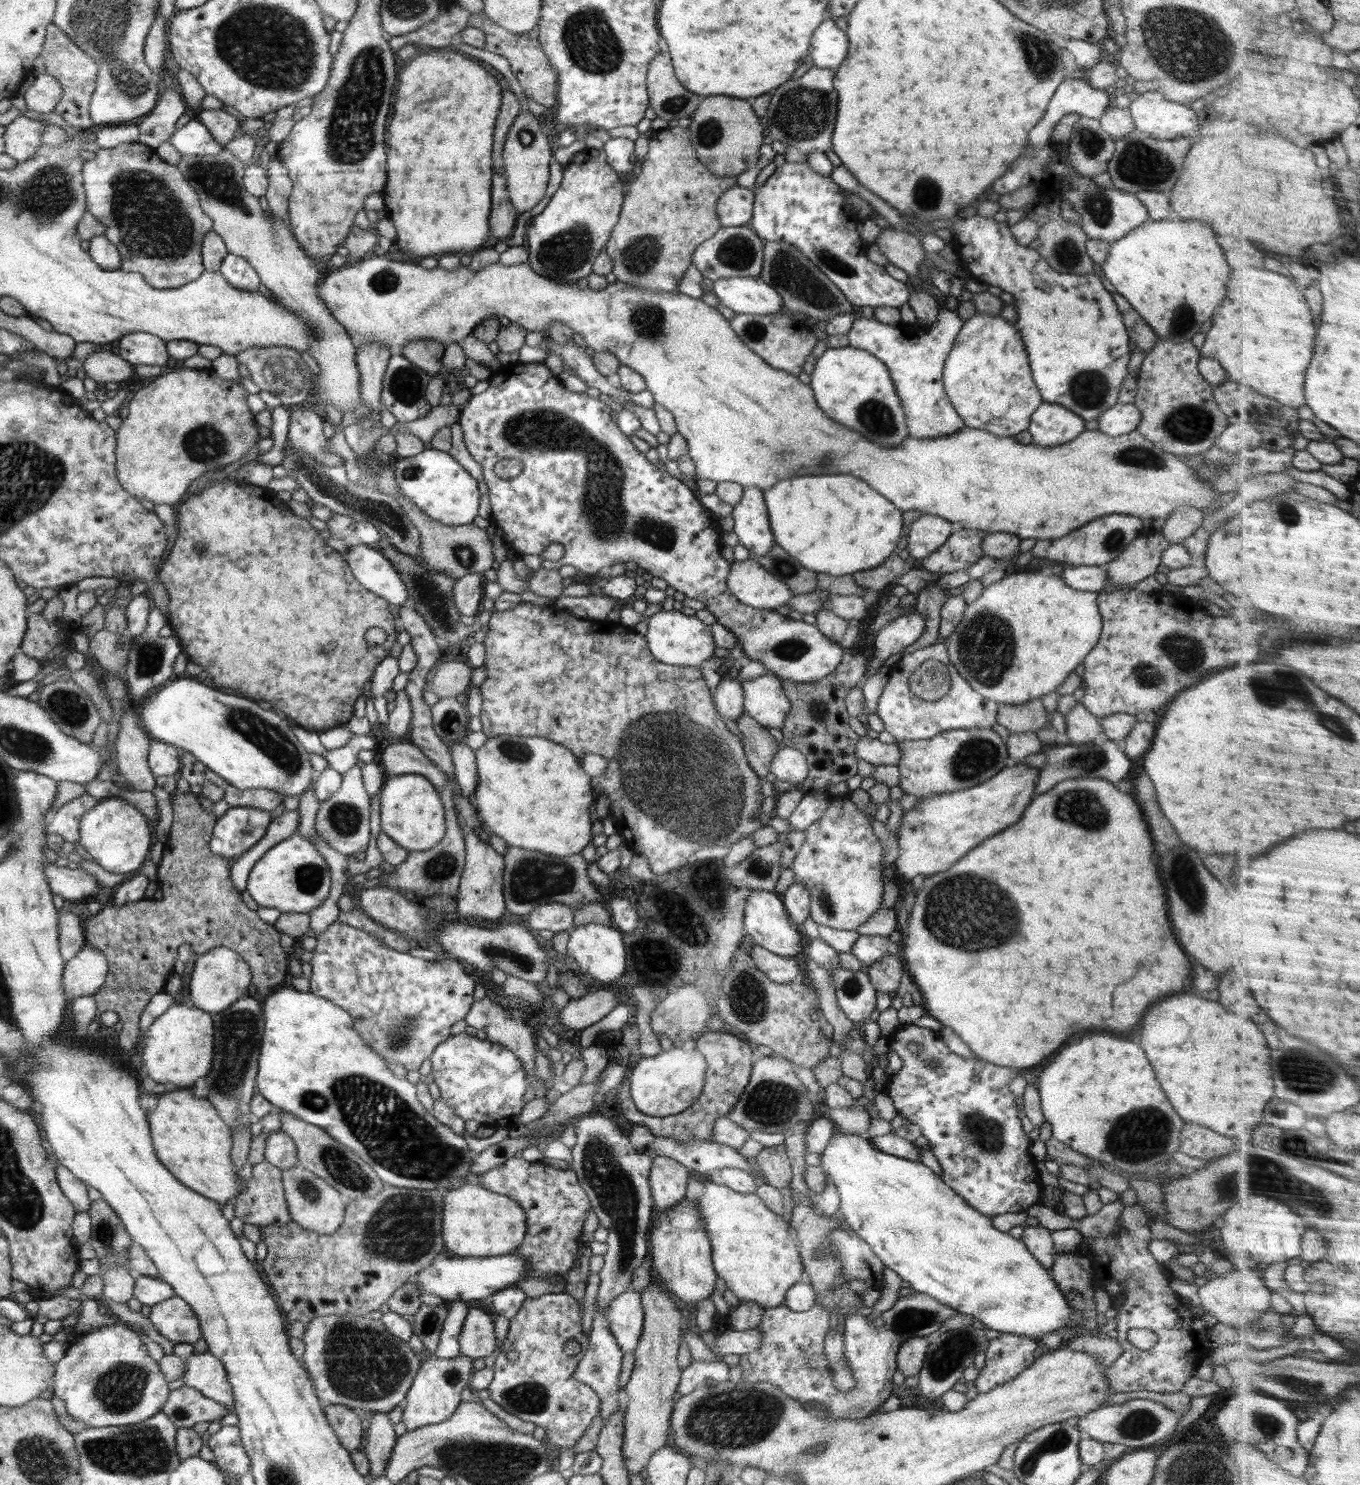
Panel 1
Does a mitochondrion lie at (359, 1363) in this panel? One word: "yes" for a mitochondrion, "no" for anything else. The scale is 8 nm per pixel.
yes

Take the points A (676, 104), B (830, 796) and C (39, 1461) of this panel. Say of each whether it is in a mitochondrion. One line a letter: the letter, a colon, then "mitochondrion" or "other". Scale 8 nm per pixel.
A: mitochondrion
B: other
C: mitochondrion

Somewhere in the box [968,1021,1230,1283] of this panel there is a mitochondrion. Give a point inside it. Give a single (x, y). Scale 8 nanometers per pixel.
(1150, 1128)

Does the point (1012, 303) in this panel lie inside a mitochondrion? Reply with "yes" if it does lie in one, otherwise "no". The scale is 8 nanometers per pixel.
no

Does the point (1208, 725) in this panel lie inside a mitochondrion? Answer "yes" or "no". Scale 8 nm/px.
no

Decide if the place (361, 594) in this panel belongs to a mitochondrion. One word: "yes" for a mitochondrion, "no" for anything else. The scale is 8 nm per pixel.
no

